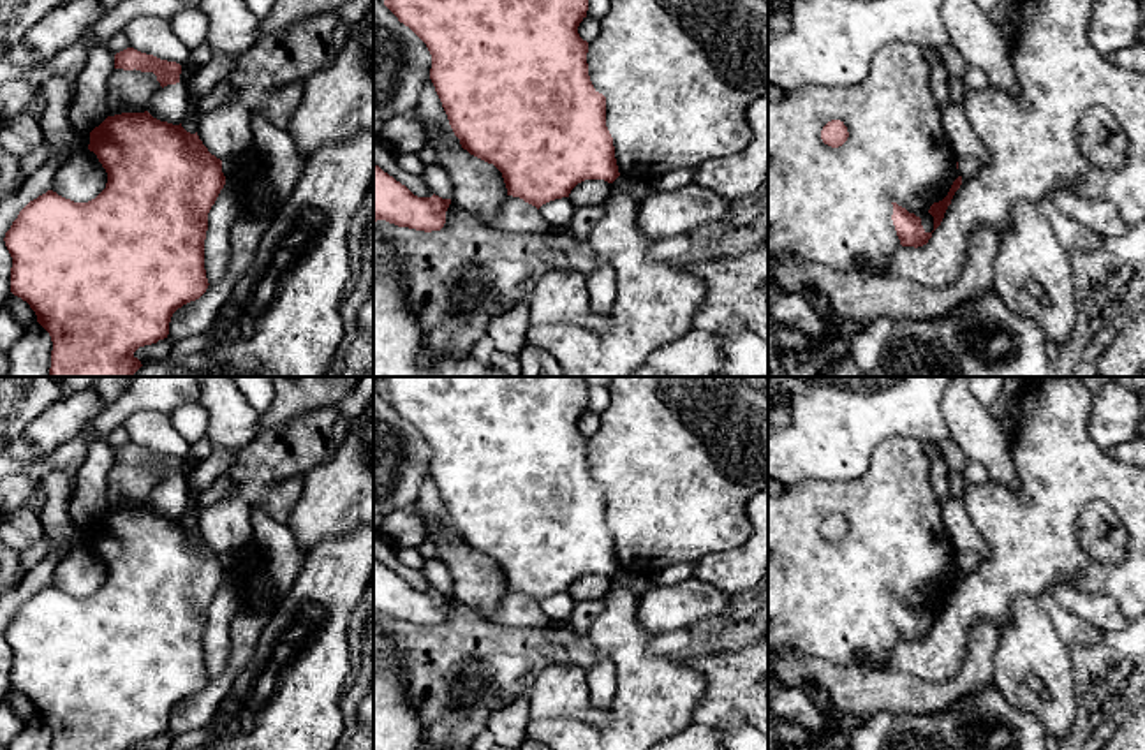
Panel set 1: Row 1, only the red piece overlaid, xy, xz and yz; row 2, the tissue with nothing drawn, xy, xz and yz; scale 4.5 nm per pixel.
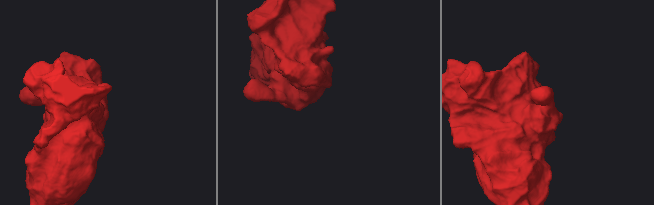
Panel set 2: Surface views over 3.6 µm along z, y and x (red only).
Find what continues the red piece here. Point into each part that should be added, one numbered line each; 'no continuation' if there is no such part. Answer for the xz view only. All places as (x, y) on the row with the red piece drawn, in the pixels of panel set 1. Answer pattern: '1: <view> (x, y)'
no continuation

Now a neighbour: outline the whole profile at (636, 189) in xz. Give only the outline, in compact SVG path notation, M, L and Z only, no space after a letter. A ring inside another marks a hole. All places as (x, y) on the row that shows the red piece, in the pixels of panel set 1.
M618 176L613 185L617 185L620 190L631 194L638 201L643 201L648 194L652 194L652 187L648 181L638 181L638 180L627 180L624 176Z

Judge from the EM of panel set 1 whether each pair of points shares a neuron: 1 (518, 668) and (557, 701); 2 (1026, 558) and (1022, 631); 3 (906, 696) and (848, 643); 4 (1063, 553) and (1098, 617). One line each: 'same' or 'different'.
1: different
2: different
3: different
4: different

